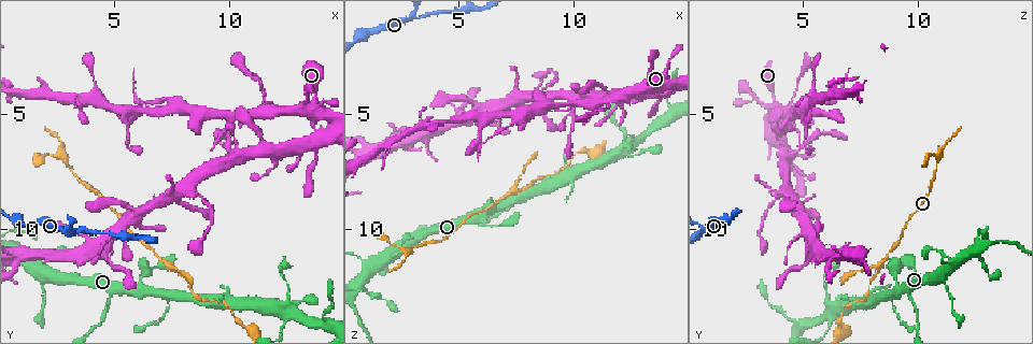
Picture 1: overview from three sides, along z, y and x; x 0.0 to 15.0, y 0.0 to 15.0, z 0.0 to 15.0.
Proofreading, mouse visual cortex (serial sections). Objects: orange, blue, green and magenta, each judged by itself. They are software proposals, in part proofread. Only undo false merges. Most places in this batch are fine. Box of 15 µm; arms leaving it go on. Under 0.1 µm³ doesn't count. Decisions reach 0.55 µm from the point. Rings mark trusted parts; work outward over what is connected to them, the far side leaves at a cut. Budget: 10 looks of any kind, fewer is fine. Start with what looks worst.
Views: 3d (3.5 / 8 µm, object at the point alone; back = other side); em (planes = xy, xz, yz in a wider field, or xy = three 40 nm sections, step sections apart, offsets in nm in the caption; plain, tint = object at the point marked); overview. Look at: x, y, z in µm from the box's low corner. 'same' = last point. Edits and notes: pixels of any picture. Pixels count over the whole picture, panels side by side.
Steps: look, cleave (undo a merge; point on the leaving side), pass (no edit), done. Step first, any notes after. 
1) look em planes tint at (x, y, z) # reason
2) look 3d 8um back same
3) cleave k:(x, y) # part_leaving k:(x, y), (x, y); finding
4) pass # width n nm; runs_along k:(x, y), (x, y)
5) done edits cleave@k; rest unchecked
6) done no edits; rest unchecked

look 3d 3.5um at (12.4, 13.7, 6.3) # abrupt turn

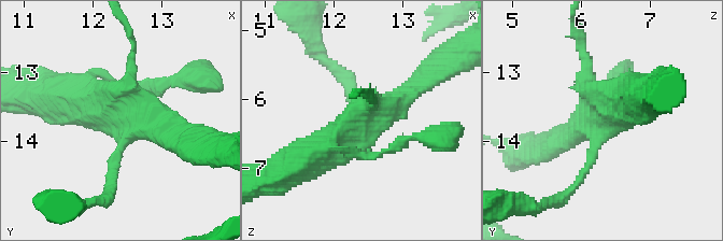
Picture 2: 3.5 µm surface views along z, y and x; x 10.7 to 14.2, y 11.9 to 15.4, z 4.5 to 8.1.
look em xy step 1 tint at (12.40, 13.55, 6.45) # need the tissue

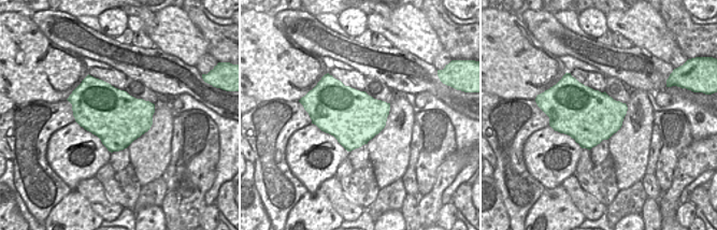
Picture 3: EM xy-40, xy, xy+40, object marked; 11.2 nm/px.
pass # all the same cell

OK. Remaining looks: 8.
look 3d 3.5um at (8.1, 12.0, 8.1) # thick turns thin

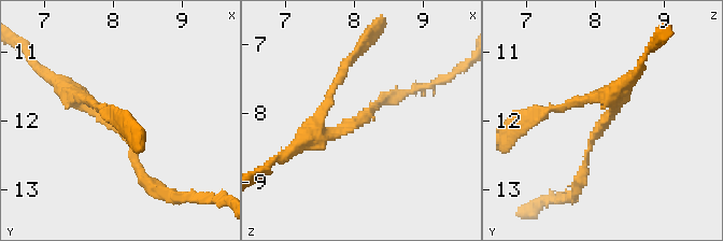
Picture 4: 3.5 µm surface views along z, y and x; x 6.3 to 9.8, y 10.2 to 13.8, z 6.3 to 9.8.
look em xy step 3 tint at (8.00, 12.00, 8.15)

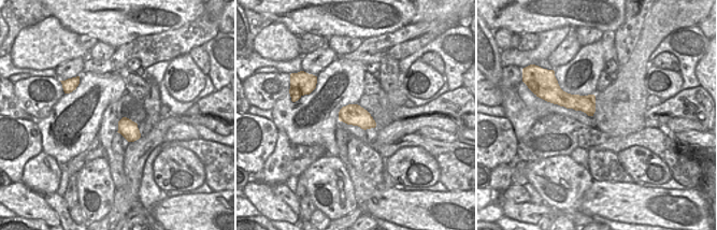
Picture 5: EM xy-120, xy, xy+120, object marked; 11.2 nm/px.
pass # runs_along 4:(56, 82), (126, 131), (142, 178); one cell here

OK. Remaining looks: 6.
look 3d 3.5um at (13.6, 4.6, 3.7) # sharp bend

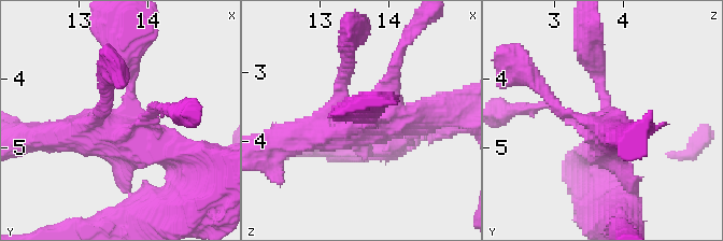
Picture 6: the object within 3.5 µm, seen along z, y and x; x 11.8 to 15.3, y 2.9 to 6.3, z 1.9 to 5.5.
look em xy step 2 tint at (13.55, 4.55, 3.80)

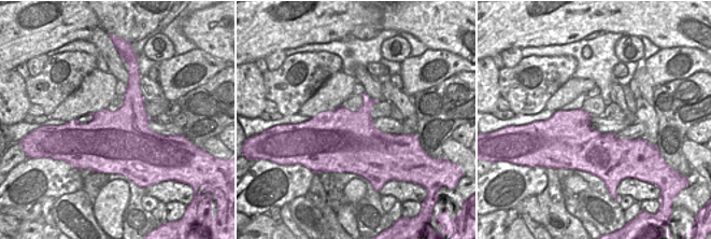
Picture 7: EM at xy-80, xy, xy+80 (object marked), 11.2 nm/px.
pass # runs_along 6:(124, 53), (130, 105), (104, 132), (55, 136); one cell here

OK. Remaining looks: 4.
look 3d 8um at (4.4, 14.2, 10.0) # thin neck

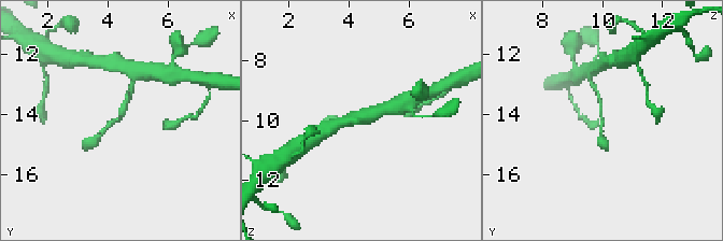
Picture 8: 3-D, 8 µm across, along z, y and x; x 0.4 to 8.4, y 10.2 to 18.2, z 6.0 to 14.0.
look em xy step 5 tint at (4.3, 14.1, 10.1) # arm_widths 150, 150 nm; shape alone is not enough

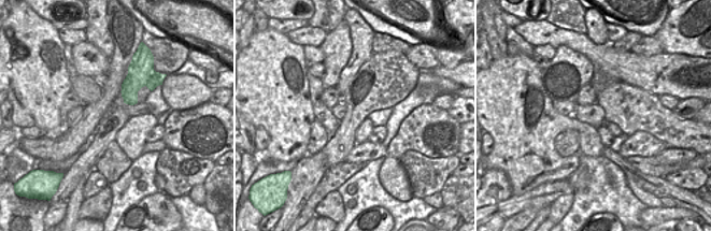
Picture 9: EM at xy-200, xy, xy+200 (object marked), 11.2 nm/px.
pass # runs_along 8:(131, 94), (122, 118), (94, 140); one cell here

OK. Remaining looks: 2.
done no edits; rest unchecked

